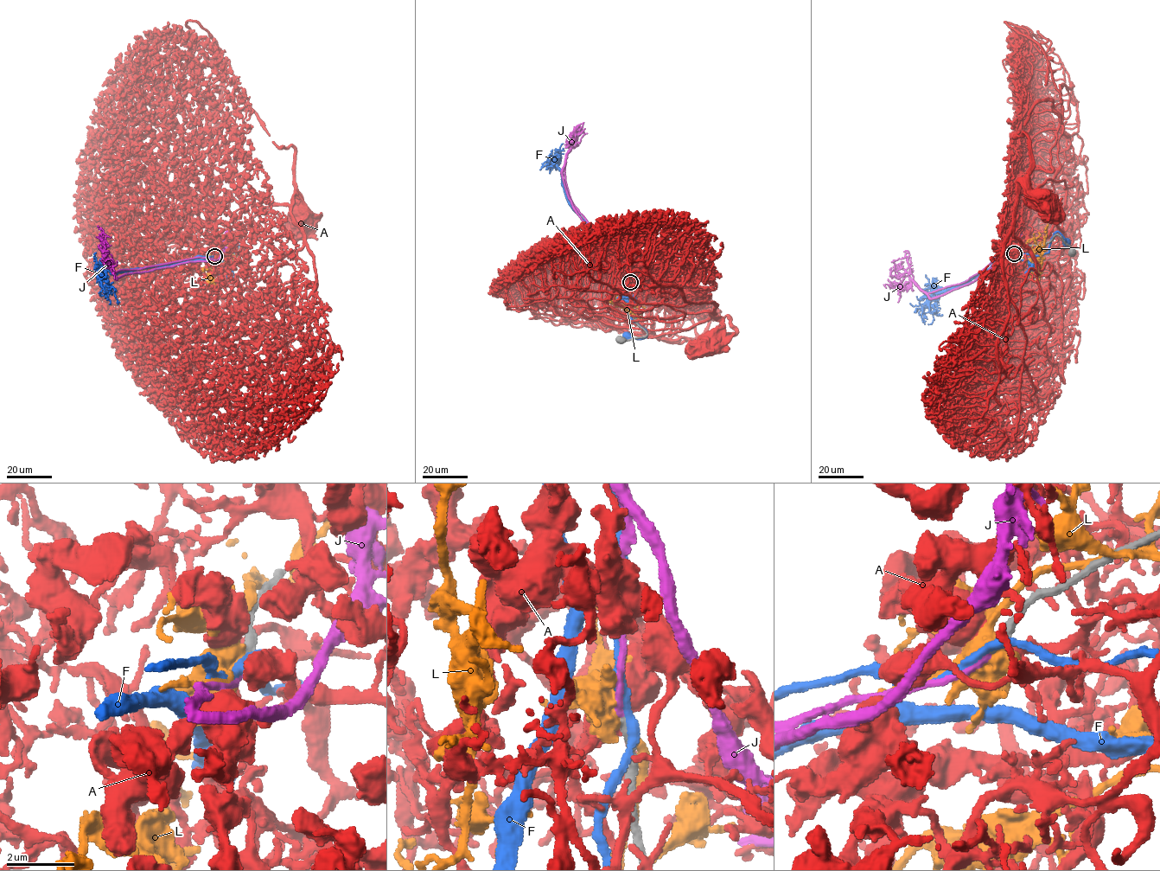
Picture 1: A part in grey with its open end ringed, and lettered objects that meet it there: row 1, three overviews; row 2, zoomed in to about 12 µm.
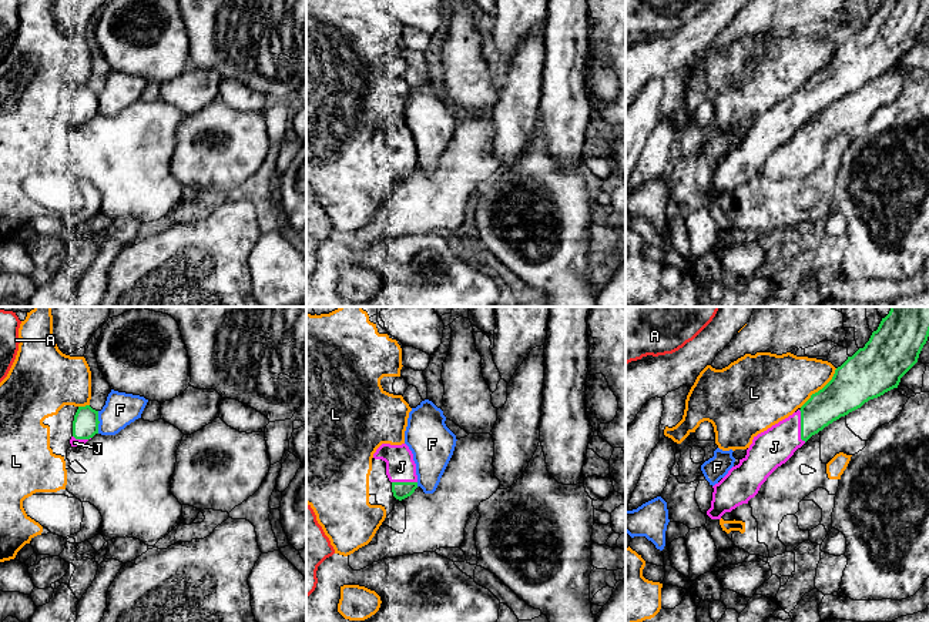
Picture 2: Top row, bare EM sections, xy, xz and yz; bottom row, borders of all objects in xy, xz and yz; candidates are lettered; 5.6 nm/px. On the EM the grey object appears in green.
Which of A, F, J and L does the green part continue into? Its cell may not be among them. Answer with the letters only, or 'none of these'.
J

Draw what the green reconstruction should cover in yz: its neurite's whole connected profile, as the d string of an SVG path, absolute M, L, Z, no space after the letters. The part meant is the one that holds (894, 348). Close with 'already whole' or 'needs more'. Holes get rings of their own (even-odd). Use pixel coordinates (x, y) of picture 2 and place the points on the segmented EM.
M891 307L889 314L882 318L865 347L848 357L822 389L812 394L796 412L754 437L747 455L712 486L712 501L707 515L711 519L721 519L725 512L748 504L758 494L767 478L785 464L812 435L841 417L861 408L869 399L898 388L901 378L918 362L928 337L929 307Z | needs more

